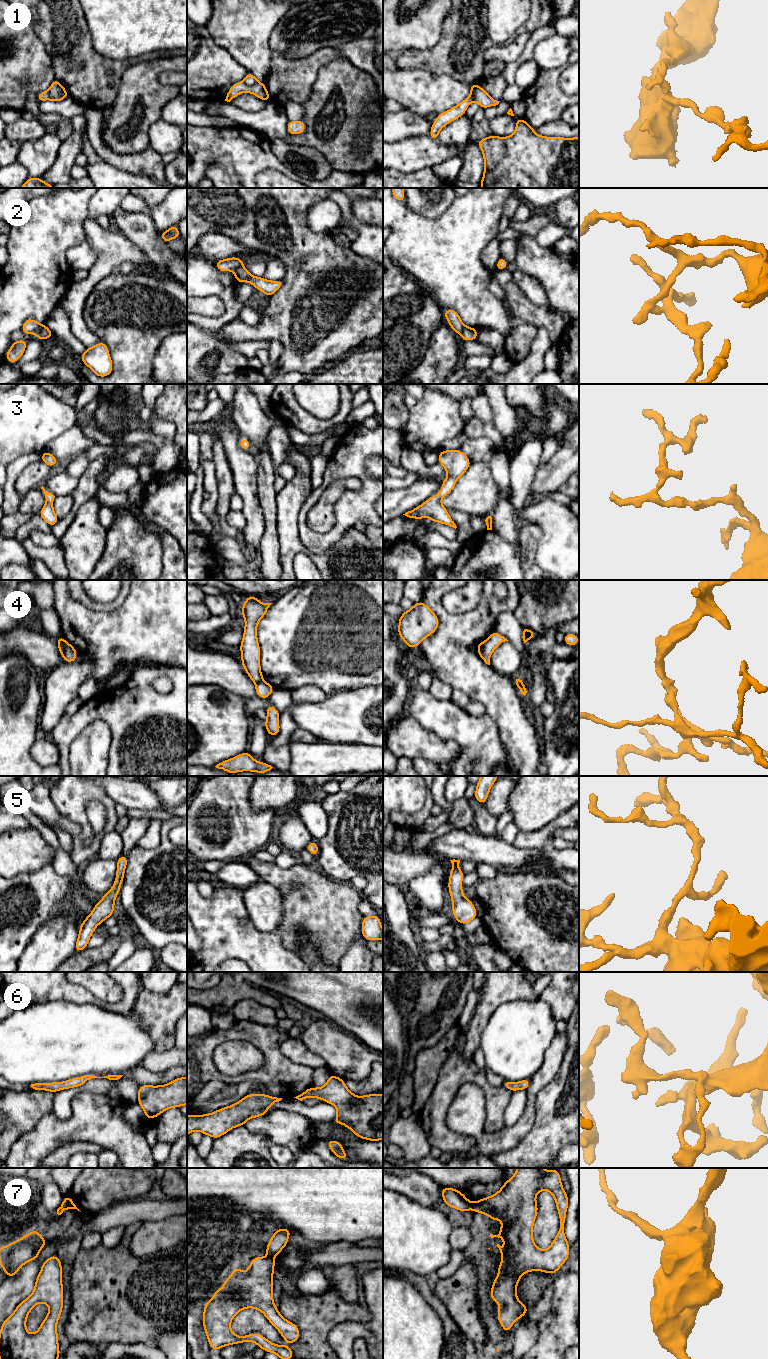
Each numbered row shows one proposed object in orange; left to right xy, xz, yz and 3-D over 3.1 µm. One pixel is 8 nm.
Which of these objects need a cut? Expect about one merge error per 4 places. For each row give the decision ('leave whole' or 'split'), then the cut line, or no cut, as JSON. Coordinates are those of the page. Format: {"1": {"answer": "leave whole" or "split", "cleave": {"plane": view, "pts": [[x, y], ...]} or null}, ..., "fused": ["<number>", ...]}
{"1": {"answer": "split", "cleave": {"plane": "xz", "pts": [[243, 81], [248, 85], [257, 83]]}}, "2": {"answer": "split", "cleave": {"plane": "xy", "pts": [[44, 325], [36, 333]]}}, "3": {"answer": "leave whole", "cleave": null}, "4": {"answer": "split", "cleave": {"plane": "xy", "pts": [[65, 640], [63, 657]]}}, "5": {"answer": "leave whole", "cleave": null}, "6": {"answer": "leave whole", "cleave": null}, "7": {"answer": "split", "cleave": {"plane": "yz", "pts": [[471, 1204], [472, 1208]]}}, "fused": ["1", "2", "4", "7"]}

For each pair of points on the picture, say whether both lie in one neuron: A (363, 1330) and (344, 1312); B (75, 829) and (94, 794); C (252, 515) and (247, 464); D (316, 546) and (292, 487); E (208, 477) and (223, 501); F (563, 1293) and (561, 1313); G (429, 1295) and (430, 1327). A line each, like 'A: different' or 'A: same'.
A: different
B: different
C: same
D: different
E: different
F: same
G: different

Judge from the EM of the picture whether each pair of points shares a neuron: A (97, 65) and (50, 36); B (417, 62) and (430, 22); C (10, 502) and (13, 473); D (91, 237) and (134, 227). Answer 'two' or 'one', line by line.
A: one
B: two
C: one
D: two

